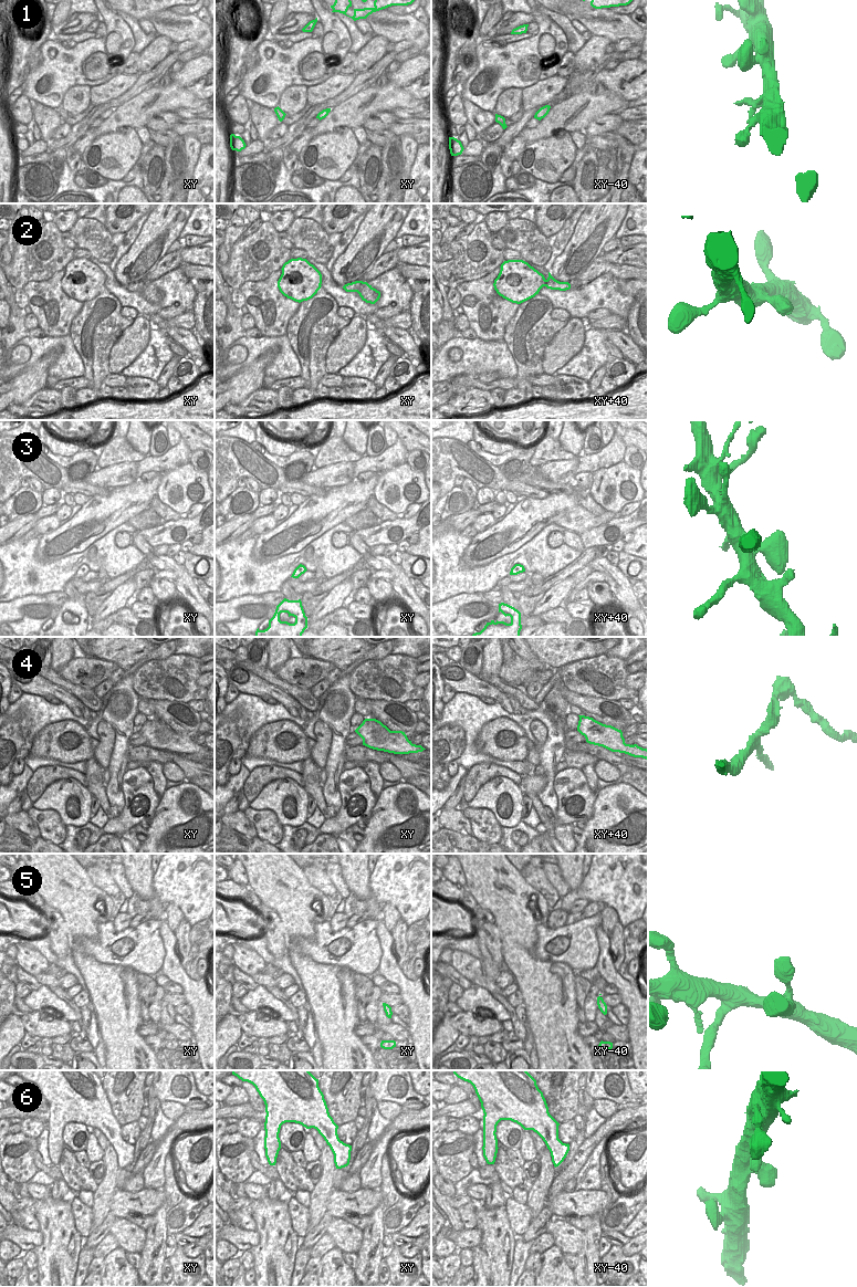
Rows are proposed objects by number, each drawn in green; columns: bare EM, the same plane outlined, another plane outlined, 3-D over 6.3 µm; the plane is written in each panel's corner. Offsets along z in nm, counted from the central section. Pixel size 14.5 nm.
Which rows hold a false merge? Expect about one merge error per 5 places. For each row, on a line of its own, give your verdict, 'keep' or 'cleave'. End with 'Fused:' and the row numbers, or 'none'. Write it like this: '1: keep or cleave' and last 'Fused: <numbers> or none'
1: keep
2: keep
3: keep
4: cleave
5: keep
6: keep
Fused: 4

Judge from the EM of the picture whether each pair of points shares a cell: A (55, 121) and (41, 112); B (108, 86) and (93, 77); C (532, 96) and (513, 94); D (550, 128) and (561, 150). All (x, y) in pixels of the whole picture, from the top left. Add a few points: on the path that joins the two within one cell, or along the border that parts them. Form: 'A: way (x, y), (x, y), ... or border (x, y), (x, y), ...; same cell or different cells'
A: way (52, 119), (44, 115); same cell
B: border (122, 73), (91, 87); different cells
C: border (523, 90), (521, 108); different cells
D: border (558, 128), (551, 136), (529, 143); different cells

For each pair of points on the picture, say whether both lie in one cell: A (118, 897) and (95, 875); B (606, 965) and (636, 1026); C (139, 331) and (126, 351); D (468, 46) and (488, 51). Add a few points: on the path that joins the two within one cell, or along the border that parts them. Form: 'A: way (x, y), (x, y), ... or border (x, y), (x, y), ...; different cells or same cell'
A: way (113, 891), (101, 879); same cell
B: way (617, 981), (636, 1000), (636, 1011); same cell
C: way (137, 335), (128, 346); same cell
D: border (479, 41), (476, 48), (477, 69), (471, 74); different cells

